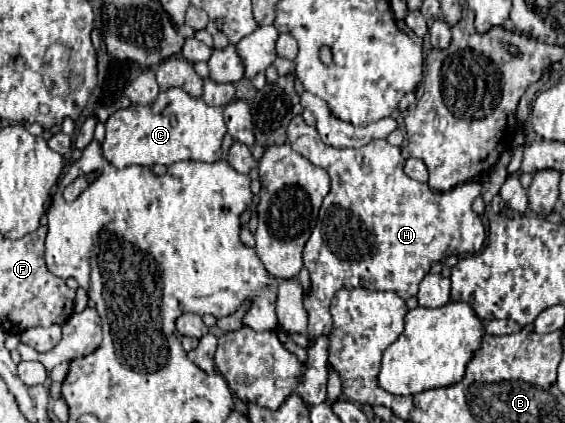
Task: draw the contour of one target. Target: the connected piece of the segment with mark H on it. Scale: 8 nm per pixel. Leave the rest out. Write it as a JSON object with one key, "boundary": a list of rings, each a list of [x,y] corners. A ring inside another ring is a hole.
{"boundary":[[[295,116],[287,128],[287,140],[315,166],[321,166],[331,176],[331,192],[325,196],[315,230],[303,250],[303,266],[311,274],[311,294],[303,300],[309,314],[309,336],[329,334],[329,302],[339,288],[363,286],[369,290],[393,290],[403,300],[419,292],[419,282],[429,274],[433,262],[441,262],[453,254],[469,254],[483,248],[485,226],[473,212],[473,200],[485,192],[481,182],[465,182],[447,192],[435,192],[427,184],[411,180],[403,172],[401,148],[385,140],[371,140],[361,148],[333,148],[323,144],[315,126],[307,126],[301,116]],[[347,214],[353,222],[347,224]]]}

